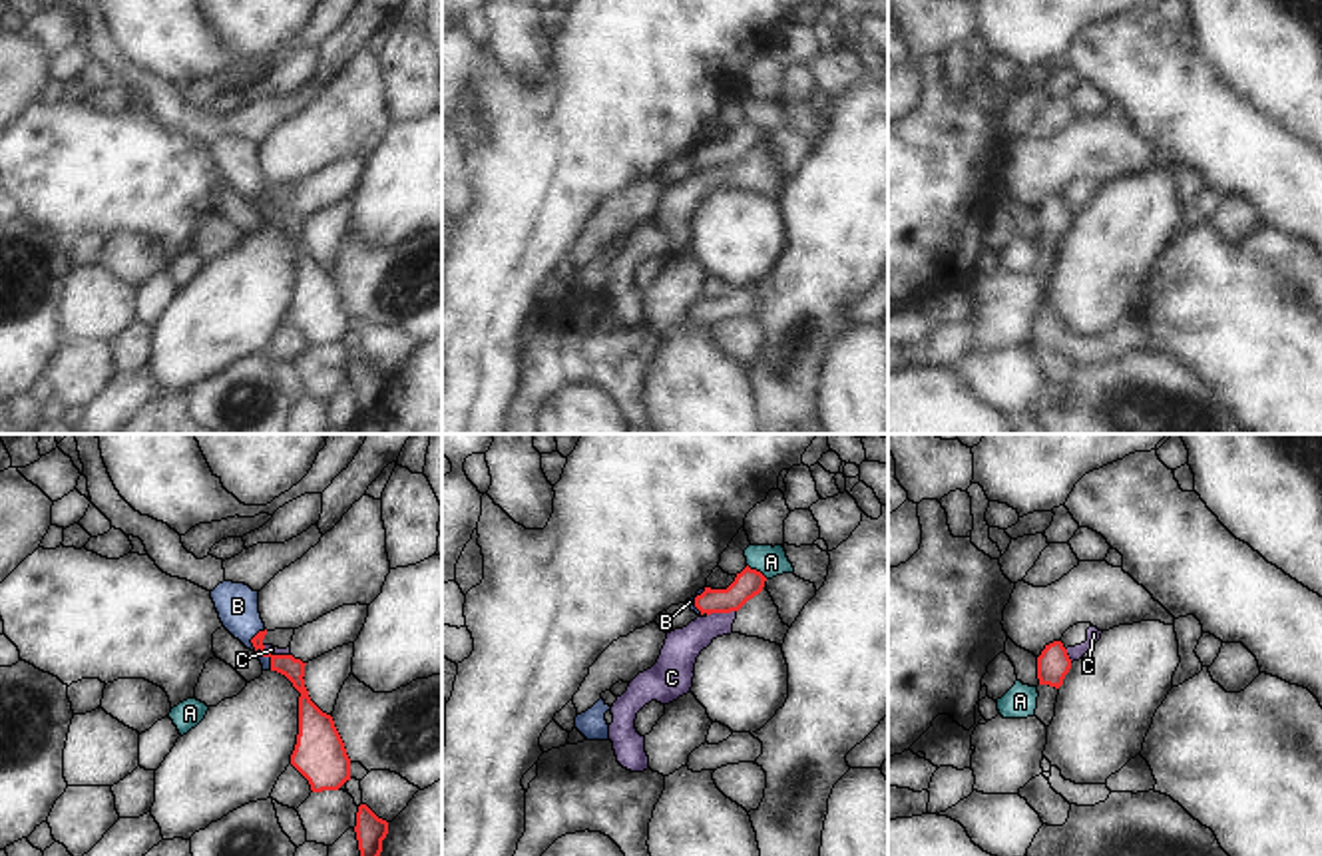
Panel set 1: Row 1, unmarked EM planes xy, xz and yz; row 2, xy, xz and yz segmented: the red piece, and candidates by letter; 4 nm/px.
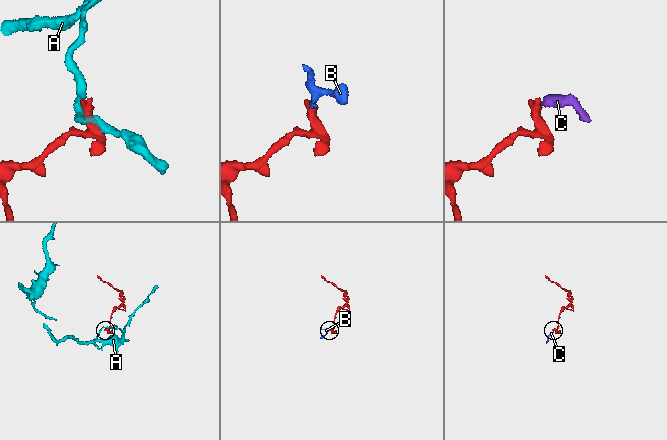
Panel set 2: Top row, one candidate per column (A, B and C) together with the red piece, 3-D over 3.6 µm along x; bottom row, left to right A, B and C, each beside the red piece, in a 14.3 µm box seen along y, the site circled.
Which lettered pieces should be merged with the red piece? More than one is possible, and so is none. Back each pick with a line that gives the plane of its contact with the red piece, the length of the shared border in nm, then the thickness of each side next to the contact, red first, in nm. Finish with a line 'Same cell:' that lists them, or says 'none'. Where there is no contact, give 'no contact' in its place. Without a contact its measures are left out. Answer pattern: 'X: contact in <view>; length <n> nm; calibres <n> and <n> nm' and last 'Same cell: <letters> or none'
B: contact in xy; length 100 nm; calibres 90 and 170 nm
Same cell: B

